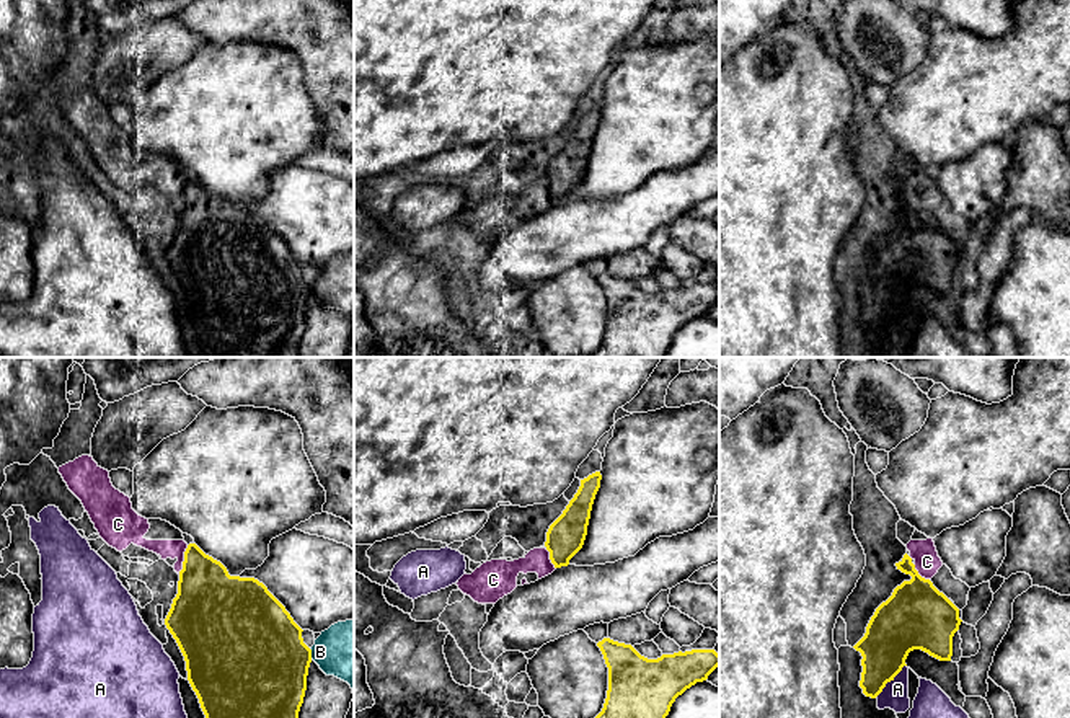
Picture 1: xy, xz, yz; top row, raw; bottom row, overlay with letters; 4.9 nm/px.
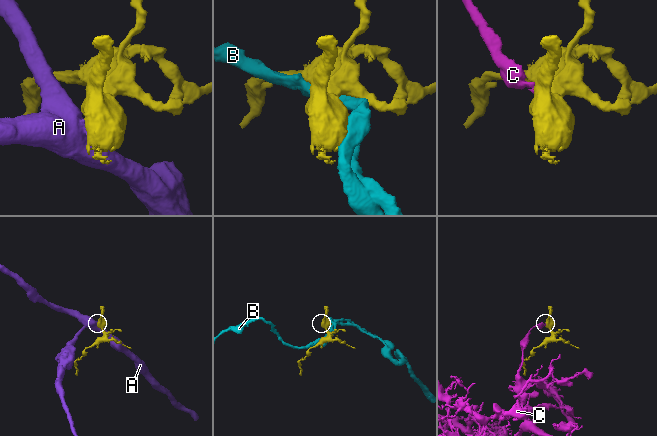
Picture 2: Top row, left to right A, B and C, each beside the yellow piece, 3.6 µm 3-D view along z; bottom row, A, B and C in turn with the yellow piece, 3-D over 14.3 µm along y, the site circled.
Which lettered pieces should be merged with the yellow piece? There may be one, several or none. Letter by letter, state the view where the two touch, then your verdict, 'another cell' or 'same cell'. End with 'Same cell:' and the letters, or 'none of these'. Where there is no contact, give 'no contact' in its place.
A: contact in yz; another cell
B: contact in xy; another cell
C: contact in xy; another cell
Same cell: none of these

